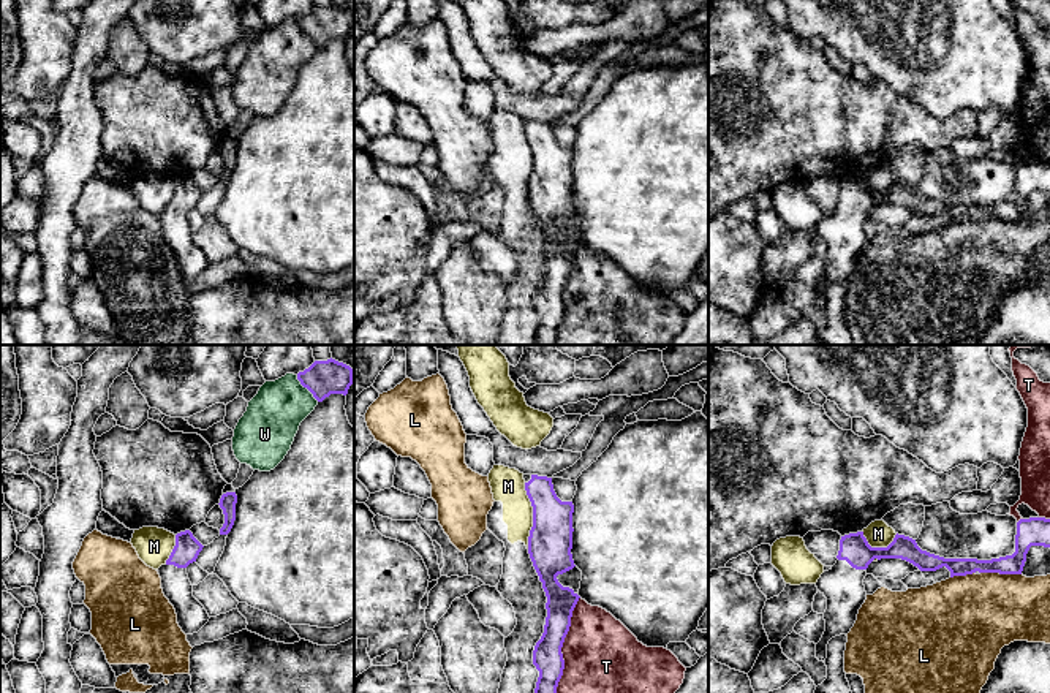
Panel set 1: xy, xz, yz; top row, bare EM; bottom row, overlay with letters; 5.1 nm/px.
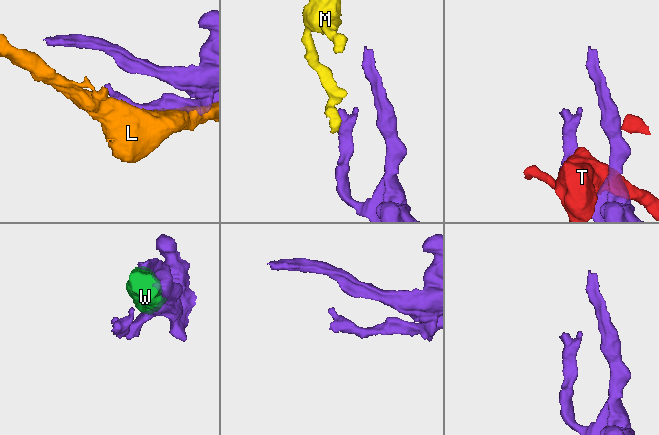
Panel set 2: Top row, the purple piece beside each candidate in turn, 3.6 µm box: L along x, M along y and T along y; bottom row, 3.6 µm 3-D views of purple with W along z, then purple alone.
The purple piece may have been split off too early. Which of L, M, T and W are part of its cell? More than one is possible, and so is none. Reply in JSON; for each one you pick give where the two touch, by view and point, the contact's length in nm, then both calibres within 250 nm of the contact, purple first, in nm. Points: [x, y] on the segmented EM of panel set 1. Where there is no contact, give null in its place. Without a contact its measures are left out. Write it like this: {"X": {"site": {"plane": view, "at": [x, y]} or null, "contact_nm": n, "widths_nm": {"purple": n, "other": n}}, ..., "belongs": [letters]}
{"belongs": []}

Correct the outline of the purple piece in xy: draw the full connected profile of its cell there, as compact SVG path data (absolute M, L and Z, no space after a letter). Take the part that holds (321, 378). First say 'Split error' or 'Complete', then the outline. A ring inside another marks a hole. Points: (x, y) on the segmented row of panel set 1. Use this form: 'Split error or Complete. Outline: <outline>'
Complete. Outline: M335 359L315 361L308 369L297 373L297 380L318 402L330 394L348 394L353 384L353 369Z

